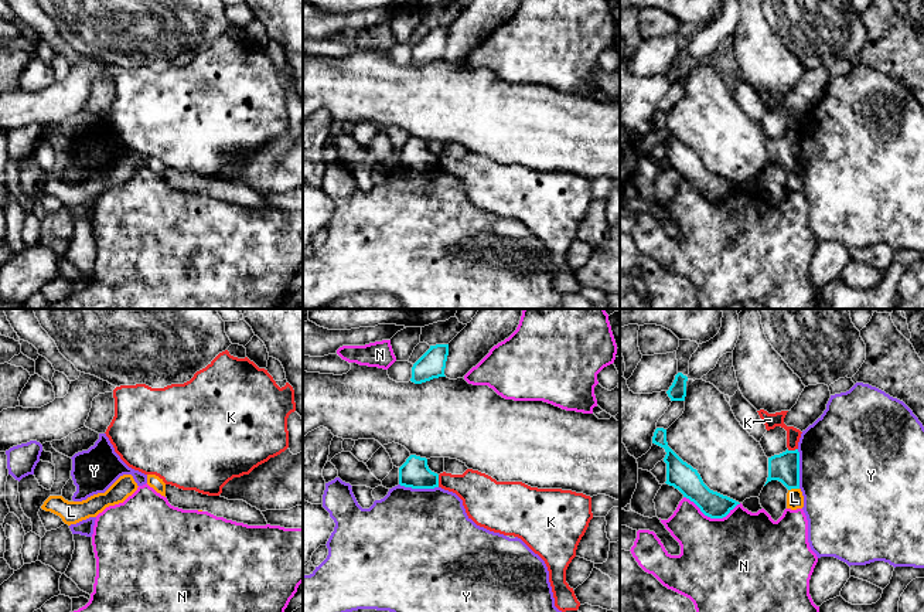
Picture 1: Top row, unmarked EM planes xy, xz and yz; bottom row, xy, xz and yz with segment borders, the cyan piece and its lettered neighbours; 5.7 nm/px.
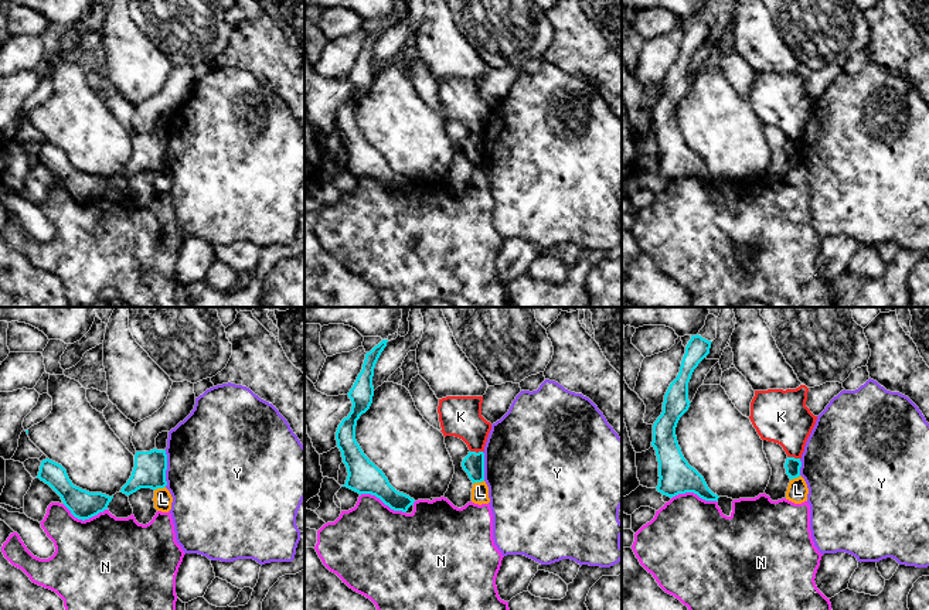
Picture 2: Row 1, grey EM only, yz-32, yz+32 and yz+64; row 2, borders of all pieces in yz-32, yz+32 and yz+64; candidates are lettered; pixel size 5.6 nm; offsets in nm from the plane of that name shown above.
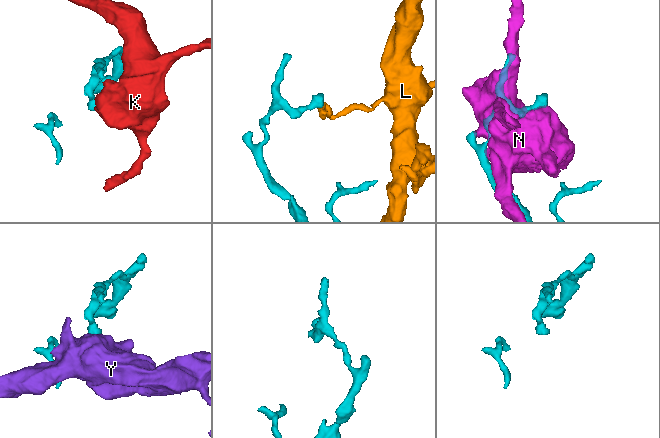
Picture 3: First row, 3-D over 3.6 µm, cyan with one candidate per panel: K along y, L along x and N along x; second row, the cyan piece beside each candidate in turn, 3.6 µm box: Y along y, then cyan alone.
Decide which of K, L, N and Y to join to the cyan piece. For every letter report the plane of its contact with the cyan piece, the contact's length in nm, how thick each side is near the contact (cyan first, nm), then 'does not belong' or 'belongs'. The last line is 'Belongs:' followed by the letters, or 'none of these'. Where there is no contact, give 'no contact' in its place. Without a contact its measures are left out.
K: contact in xz; length 70 nm; calibres 170 and 220 nm; does not belong
L: contact in yz; length 70 nm; calibres 160 and 100 nm; does not belong
N: contact in yz; length 340 nm; calibres 150 and 480 nm; does not belong
Y: contact in xz; length 220 nm; calibres 170 and 500 nm; does not belong
Belongs: none of these

